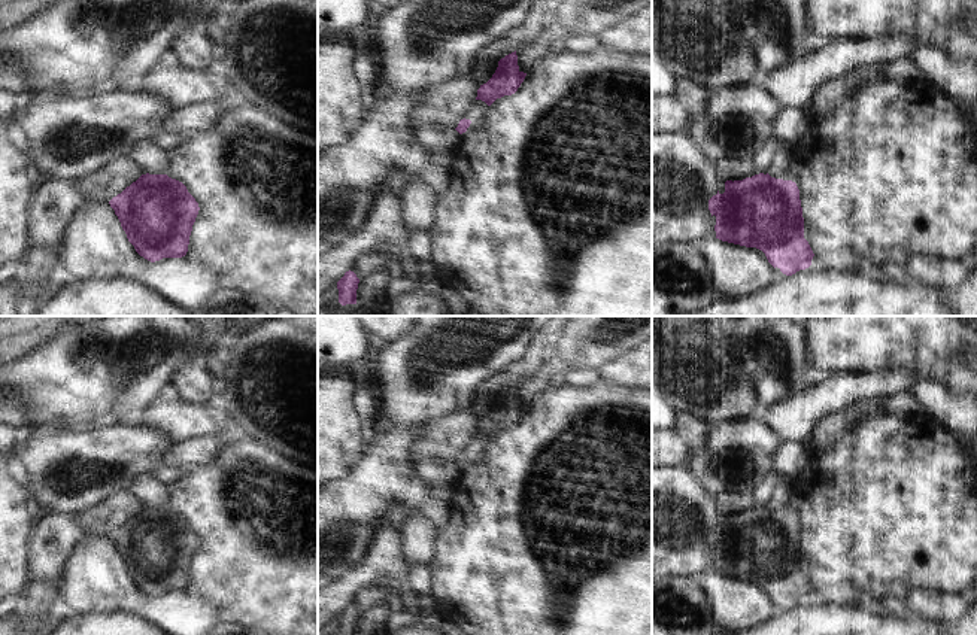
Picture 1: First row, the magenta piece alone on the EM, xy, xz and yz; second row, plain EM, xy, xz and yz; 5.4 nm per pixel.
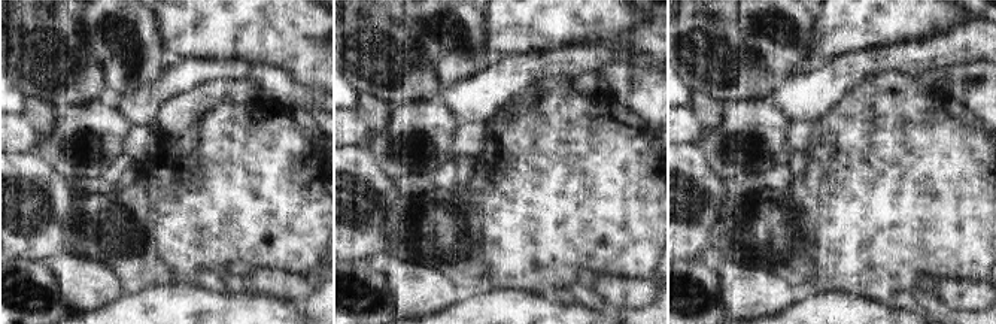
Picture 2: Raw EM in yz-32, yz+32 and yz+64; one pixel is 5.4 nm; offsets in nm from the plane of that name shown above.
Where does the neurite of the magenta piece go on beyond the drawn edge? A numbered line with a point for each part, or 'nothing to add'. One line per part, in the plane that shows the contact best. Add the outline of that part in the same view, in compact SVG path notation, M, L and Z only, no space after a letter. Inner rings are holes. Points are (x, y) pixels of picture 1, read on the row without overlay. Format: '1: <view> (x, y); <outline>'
nothing to add

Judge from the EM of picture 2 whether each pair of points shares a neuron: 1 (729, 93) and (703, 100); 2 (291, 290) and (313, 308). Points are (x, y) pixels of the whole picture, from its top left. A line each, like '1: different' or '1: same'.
1: different
2: different

